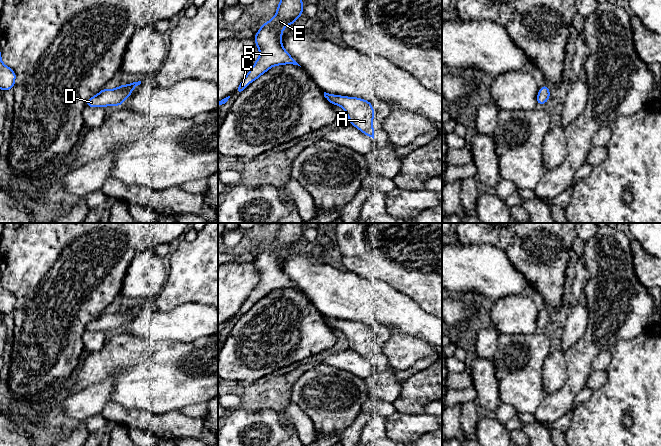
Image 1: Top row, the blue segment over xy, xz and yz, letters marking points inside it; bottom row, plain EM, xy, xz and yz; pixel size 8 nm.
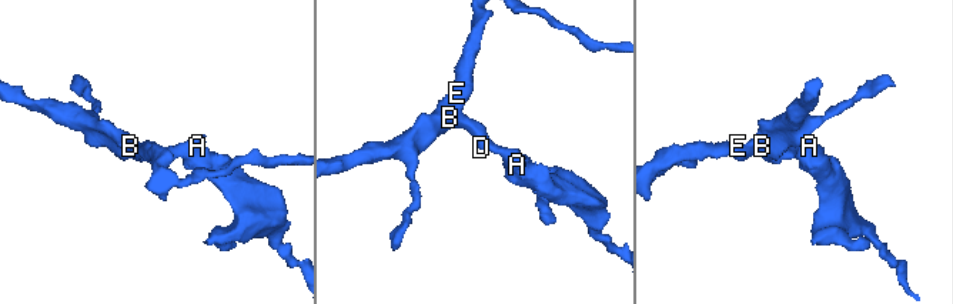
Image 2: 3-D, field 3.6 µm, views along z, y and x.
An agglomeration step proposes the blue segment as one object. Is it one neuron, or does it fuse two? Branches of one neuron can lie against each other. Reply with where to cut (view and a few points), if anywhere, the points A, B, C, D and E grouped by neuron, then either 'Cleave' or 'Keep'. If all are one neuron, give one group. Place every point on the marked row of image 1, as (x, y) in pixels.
No split. Groups: A B C D E. Keep

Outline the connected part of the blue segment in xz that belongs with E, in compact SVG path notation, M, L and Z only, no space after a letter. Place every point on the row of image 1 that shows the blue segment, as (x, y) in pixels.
M281 0L276 15L264 23L253 38L260 52L260 56L238 86L236 93L244 91L271 67L284 64L300 66L282 46L282 32L289 24L294 25L295 20L303 13L302 0Z

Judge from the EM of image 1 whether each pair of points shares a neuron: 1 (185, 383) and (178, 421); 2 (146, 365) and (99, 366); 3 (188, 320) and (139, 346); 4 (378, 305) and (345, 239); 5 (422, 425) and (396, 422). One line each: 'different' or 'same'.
1: different
2: same
3: different
4: different
5: same

